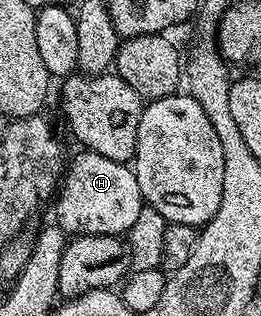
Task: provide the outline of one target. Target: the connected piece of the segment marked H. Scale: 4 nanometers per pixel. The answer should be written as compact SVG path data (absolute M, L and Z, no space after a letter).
M87 149L81 155L71 156L62 182L58 187L55 226L63 229L65 236L77 235L119 235L127 236L128 231L138 221L138 213L146 206L138 189L136 172L128 163L110 161L102 153Z

